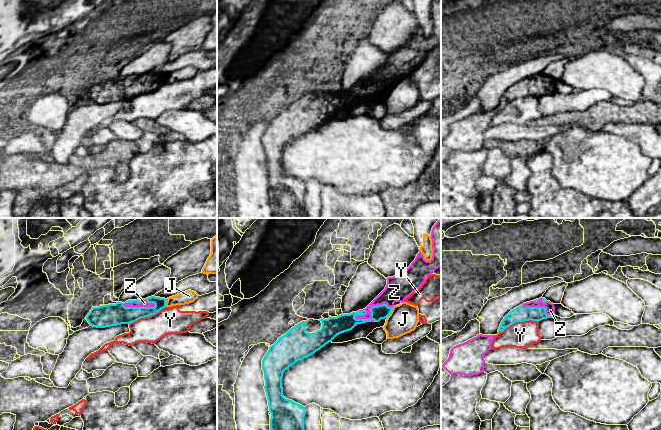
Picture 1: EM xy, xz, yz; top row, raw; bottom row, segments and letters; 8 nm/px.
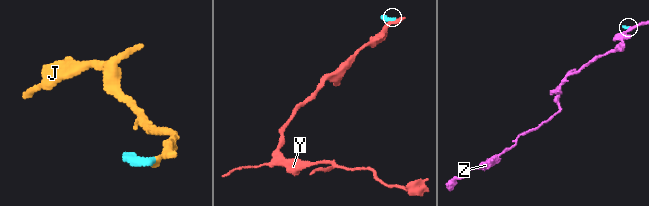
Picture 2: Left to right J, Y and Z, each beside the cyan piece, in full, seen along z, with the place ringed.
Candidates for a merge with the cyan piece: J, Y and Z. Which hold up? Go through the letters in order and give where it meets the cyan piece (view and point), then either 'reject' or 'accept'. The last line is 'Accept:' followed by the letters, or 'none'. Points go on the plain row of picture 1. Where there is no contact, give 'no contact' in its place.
J: xz (390, 88) | reject
Y: yz (518, 97) | reject
Z: xz (370, 86) | accept
Accept: Z

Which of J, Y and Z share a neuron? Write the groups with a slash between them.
J / Y / Z

